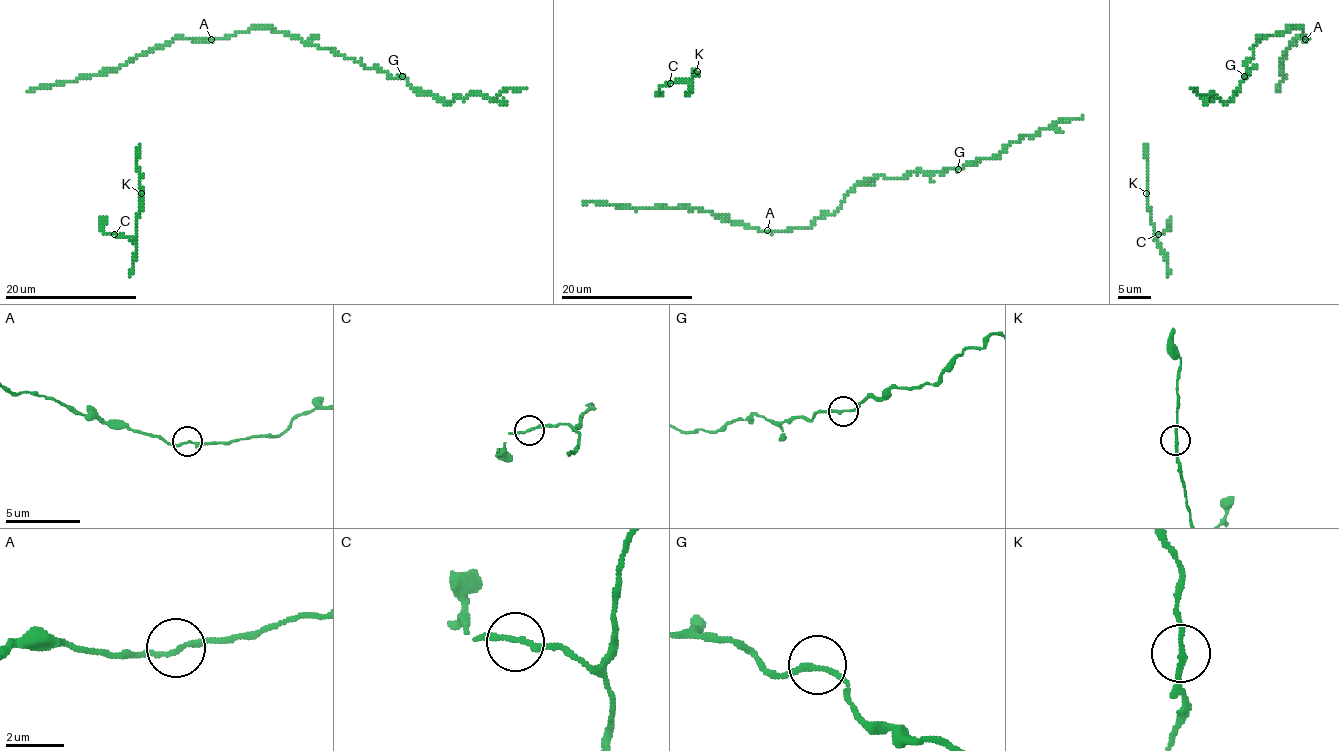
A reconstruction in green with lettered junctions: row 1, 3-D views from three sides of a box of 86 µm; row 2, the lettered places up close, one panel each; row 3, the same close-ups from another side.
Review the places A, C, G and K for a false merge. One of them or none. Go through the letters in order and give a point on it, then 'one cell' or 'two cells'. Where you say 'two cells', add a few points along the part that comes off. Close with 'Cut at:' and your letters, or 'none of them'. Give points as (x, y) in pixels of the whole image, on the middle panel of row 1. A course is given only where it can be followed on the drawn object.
A: at (767, 230); one cell
C: at (670, 83); one cell
G: at (958, 169); one cell
K: at (697, 71); one cell
Cut at: none of them

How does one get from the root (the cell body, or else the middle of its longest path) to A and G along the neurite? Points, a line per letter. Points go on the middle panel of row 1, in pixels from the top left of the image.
A: (754, 227), (761, 232), (767, 230)
G: (754, 227), (761, 232), (807, 229), (817, 219), (832, 215), (847, 194), (868, 179), (958, 169)

